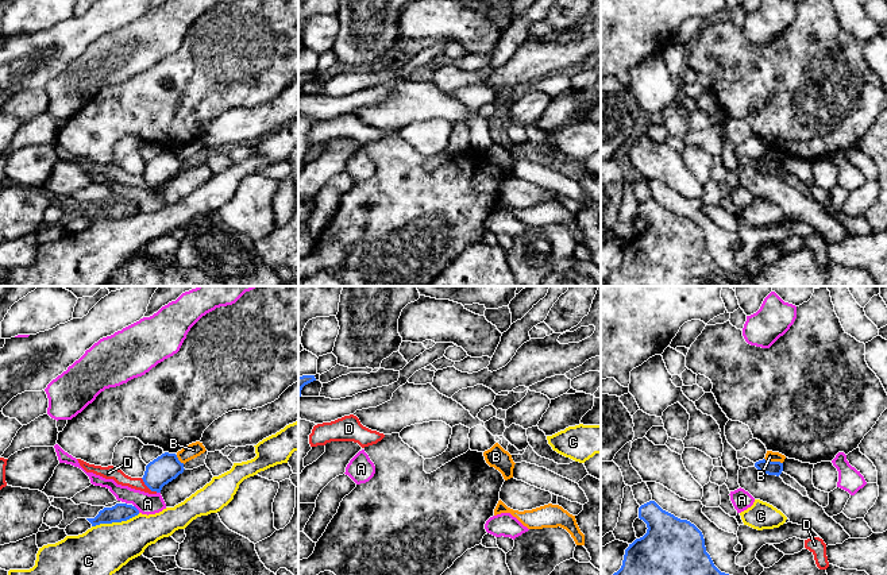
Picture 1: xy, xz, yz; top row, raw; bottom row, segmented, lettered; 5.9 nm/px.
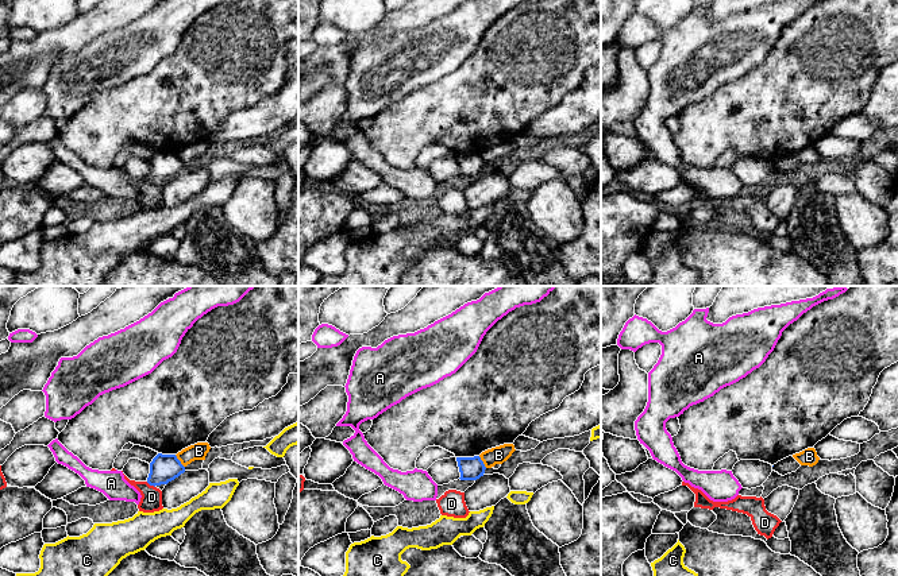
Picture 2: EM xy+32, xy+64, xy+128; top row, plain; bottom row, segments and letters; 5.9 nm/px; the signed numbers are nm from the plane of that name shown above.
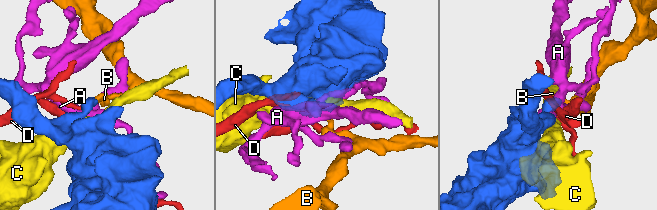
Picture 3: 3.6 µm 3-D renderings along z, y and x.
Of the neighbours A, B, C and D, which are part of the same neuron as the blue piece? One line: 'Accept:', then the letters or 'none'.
Accept: none

